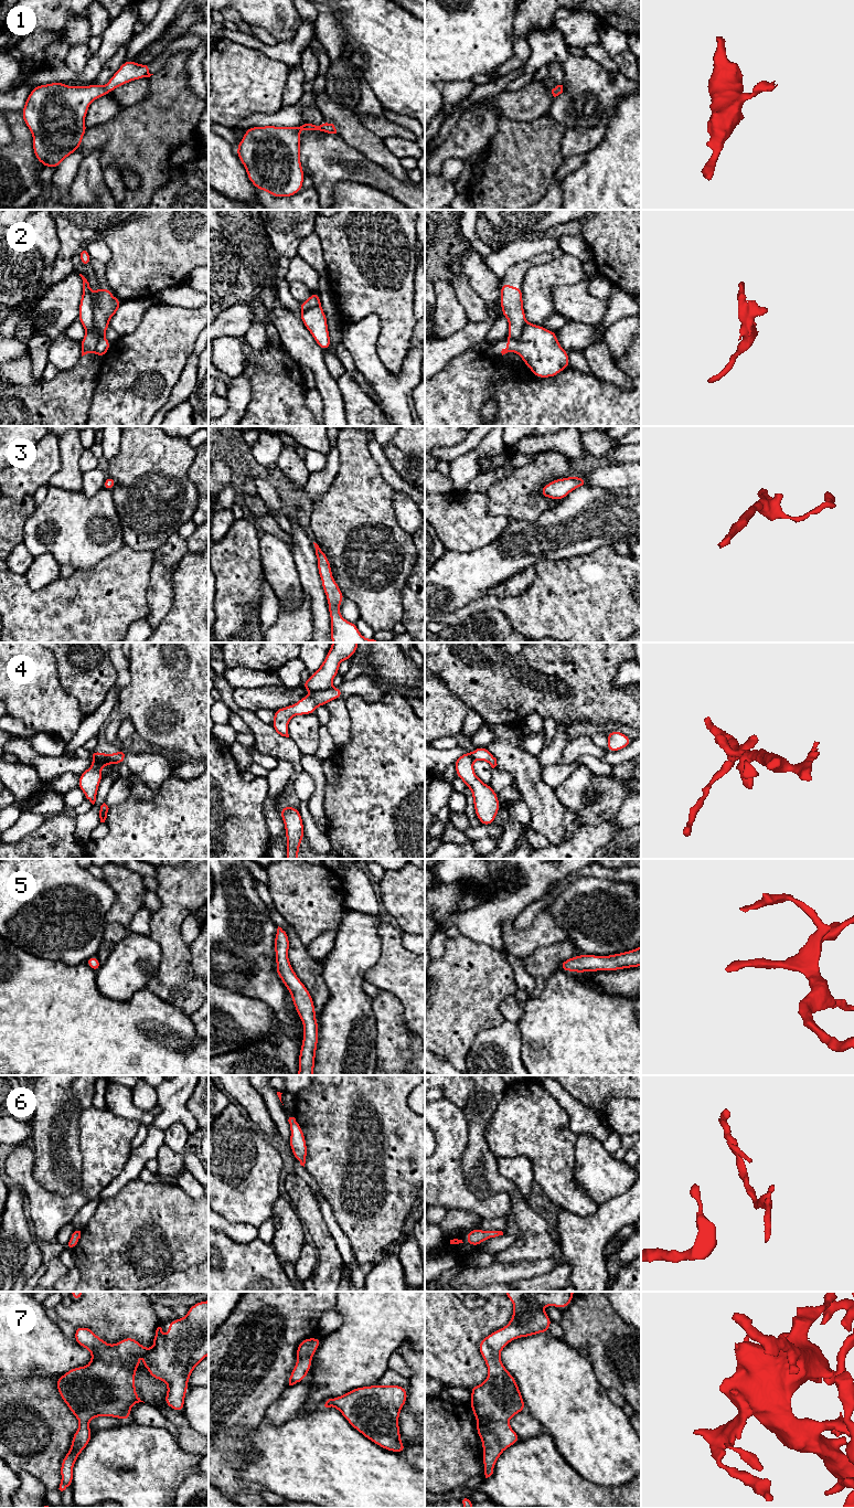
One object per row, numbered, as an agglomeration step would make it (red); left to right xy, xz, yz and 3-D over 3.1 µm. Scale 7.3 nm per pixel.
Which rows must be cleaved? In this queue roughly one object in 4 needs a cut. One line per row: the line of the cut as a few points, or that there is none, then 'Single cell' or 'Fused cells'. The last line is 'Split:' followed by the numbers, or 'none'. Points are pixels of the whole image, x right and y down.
1: No split. Single cell
2: Split along xy (92, 298), (94, 329), (86, 331). Fused cells
3: No split. Single cell
4: Split along xz (330, 686), (310, 691). Fused cells
5: No split. Single cell
6: No split. Single cell
7: No split. Single cell
Split: 2, 4

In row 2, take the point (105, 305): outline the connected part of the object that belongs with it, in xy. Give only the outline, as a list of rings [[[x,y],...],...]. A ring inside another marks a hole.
[[[98,287],[93,298],[94,331],[86,331],[81,341],[82,357],[87,353],[97,353],[96,346],[100,336],[104,336],[109,327],[109,319],[118,311],[122,301],[110,293],[110,288]]]

